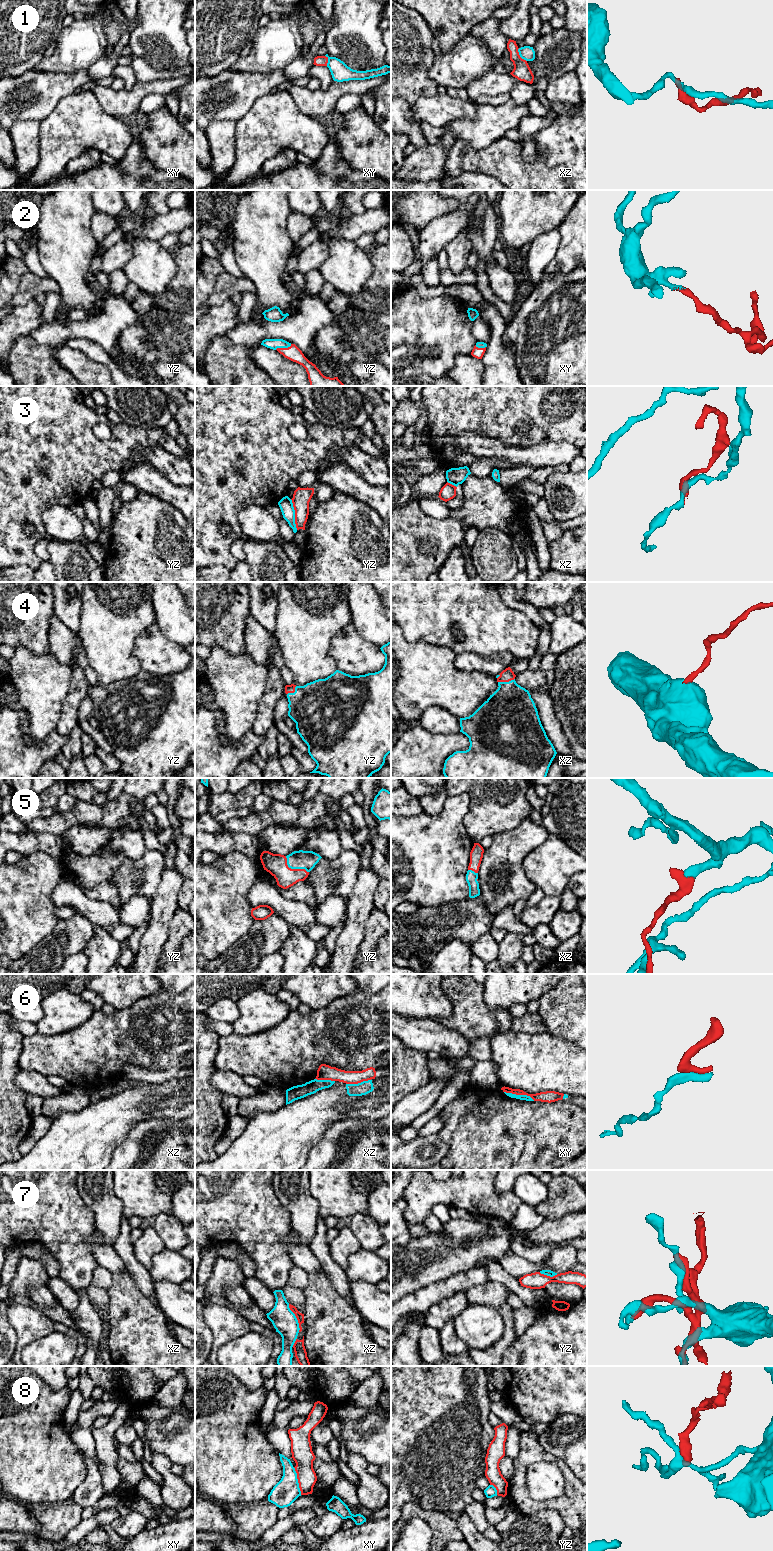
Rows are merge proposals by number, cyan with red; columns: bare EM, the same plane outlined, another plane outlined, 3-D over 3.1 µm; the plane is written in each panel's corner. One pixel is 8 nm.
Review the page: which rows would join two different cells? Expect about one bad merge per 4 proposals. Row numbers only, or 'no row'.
3, 7, 8

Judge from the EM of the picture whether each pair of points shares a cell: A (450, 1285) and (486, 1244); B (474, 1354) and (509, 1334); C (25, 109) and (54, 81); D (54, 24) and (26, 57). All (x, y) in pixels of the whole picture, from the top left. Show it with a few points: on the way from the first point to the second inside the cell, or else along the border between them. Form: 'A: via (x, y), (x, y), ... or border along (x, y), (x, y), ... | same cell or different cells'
A: border along (475, 1266), (440, 1280) | different cells
B: via (483, 1354), (492, 1354), (503, 1343) | same cell
C: via (32, 102), (47, 88) | same cell
D: via (46, 32), (29, 49) | same cell

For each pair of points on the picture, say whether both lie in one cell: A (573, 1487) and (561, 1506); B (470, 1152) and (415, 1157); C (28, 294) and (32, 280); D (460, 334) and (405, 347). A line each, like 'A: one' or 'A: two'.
A: one
B: two
C: one
D: one

